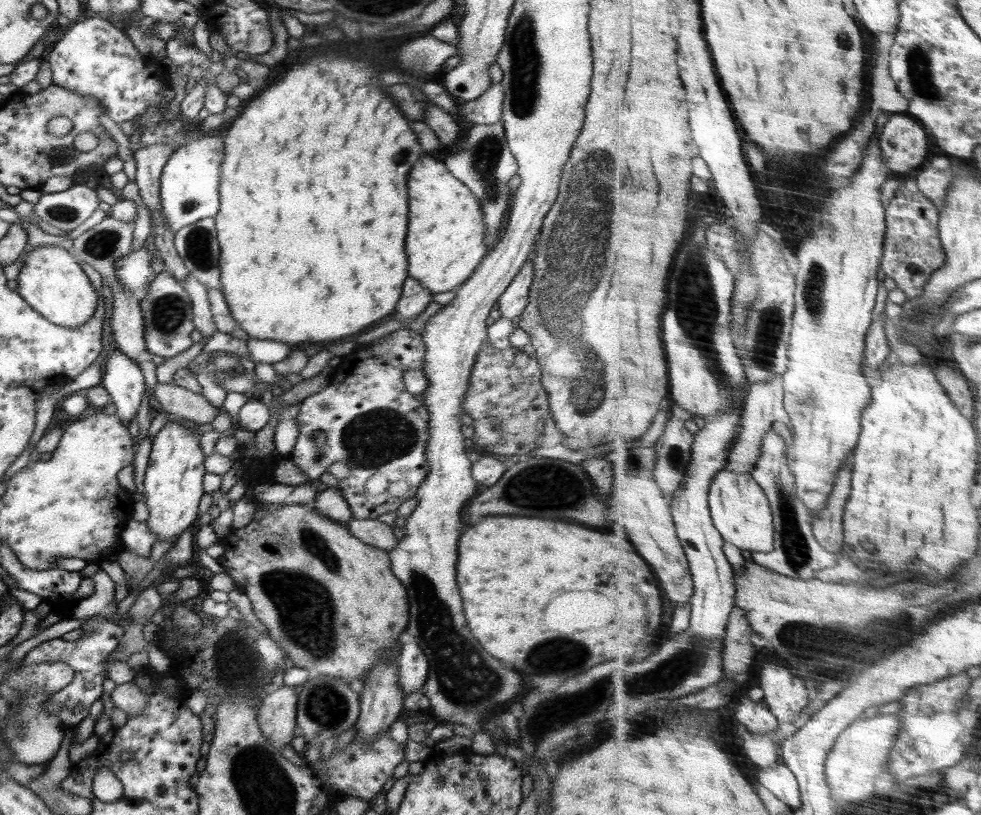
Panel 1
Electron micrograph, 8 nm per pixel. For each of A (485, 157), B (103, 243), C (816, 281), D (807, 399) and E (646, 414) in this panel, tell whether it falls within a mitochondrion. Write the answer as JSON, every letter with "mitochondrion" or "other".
{"A":"mitochondrion","B":"mitochondrion","C":"mitochondrion","D":"mitochondrion","E":"other"}

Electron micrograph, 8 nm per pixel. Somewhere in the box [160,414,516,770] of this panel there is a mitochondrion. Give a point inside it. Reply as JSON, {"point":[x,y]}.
{"point":[462,673]}

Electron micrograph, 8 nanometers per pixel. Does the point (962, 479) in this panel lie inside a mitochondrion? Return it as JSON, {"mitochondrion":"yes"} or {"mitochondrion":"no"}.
{"mitochondrion":"no"}

